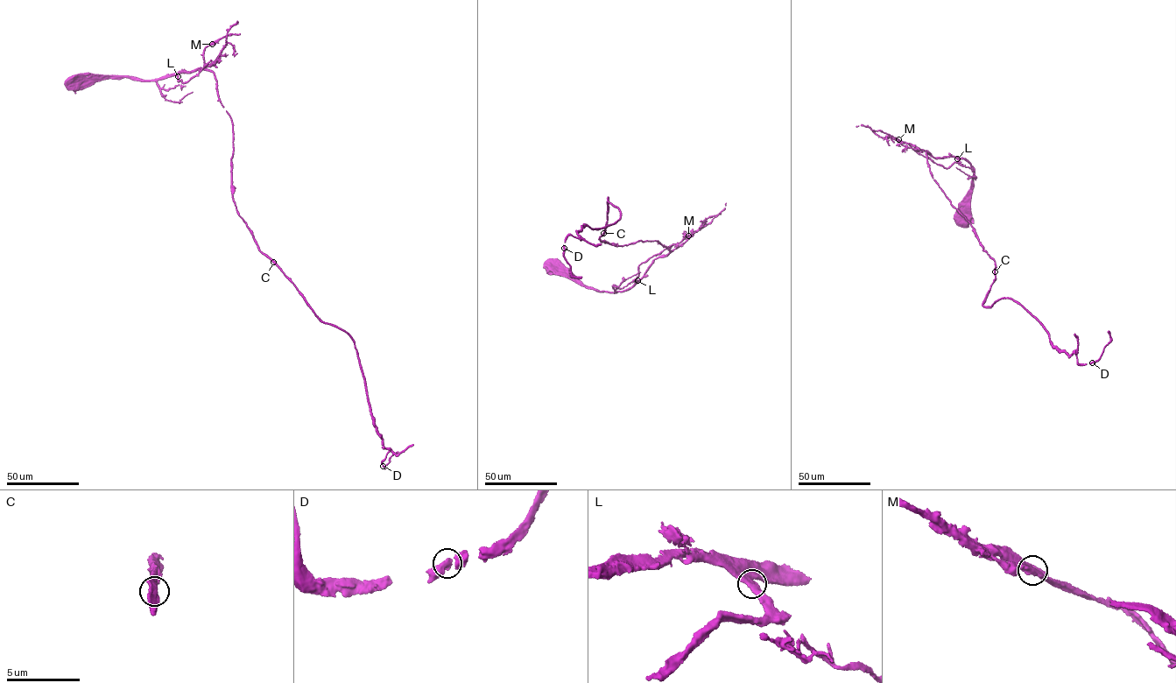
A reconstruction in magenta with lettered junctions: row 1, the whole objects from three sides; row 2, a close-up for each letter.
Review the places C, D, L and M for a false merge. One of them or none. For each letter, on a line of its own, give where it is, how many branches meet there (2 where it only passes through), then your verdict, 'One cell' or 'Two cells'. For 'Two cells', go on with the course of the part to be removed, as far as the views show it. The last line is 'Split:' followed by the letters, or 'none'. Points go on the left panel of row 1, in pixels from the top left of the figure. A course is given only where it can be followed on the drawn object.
C: Place: (273, 262). Branches: 2. One cell
D: Place: (383, 466). Branches: 2. One cell
L: Place: (178, 76). Branches: 2. One cell
M: Place: (212, 44). Branches: 2. One cell
Split: none

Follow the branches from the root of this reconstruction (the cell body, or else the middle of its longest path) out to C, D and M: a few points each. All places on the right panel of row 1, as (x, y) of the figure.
C: (967, 218), (973, 167), (965, 158), (935, 158), (928, 151), (931, 176), (974, 229), (995, 271)
D: (967, 218), (973, 167), (928, 151), (933, 178), (995, 261), (982, 306), (1010, 298), (1052, 345), (1092, 362)
M: (967, 218), (963, 211), (974, 177), (969, 164), (952, 156), (935, 158), (898, 139)

